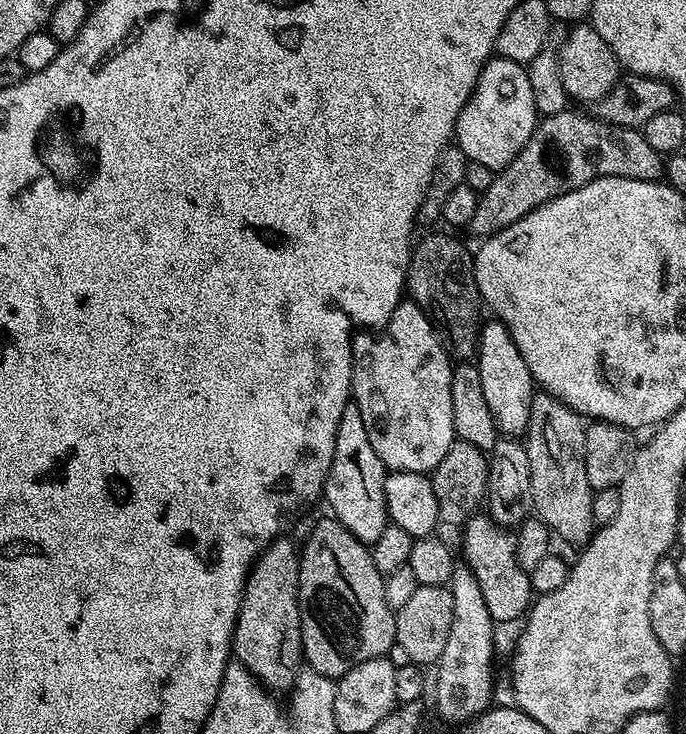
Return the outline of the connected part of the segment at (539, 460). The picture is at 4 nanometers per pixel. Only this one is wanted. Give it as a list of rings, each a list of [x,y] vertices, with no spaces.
[[[543,390],[532,397],[526,447],[530,462],[530,486],[535,515],[557,537],[583,546],[597,527],[592,509],[593,488],[586,478],[585,417]]]

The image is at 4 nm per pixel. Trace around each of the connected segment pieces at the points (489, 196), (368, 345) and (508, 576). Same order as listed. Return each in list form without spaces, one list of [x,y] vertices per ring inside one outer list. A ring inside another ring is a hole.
[[[565,110],[543,117],[532,137],[509,164],[496,172],[490,190],[479,193],[478,210],[470,231],[479,238],[493,236],[506,226],[526,218],[538,206],[567,192],[578,190],[598,178],[630,178],[659,181],[665,157],[646,142],[643,131],[607,124],[595,115]]]
[[[411,298],[401,299],[400,304],[390,314],[390,318],[384,323],[384,327],[379,330],[360,330],[352,338],[352,394],[358,411],[362,414],[362,422],[366,422],[366,434],[370,434],[370,446],[374,446],[374,454],[383,462],[385,469],[393,472],[423,472],[431,474],[446,458],[450,446],[456,443],[456,431],[454,430],[454,410],[450,407],[450,378],[454,364],[448,355],[448,349],[442,343],[441,333],[435,324],[432,323],[432,317],[422,311]]]
[[[473,514],[462,525],[462,532],[464,532],[463,563],[472,571],[474,578],[478,578],[478,586],[482,590],[486,610],[490,610],[490,618],[500,626],[512,624],[516,619],[519,621],[533,603],[534,593],[531,575],[520,565],[516,557],[515,535],[505,525],[496,523],[487,514]]]

